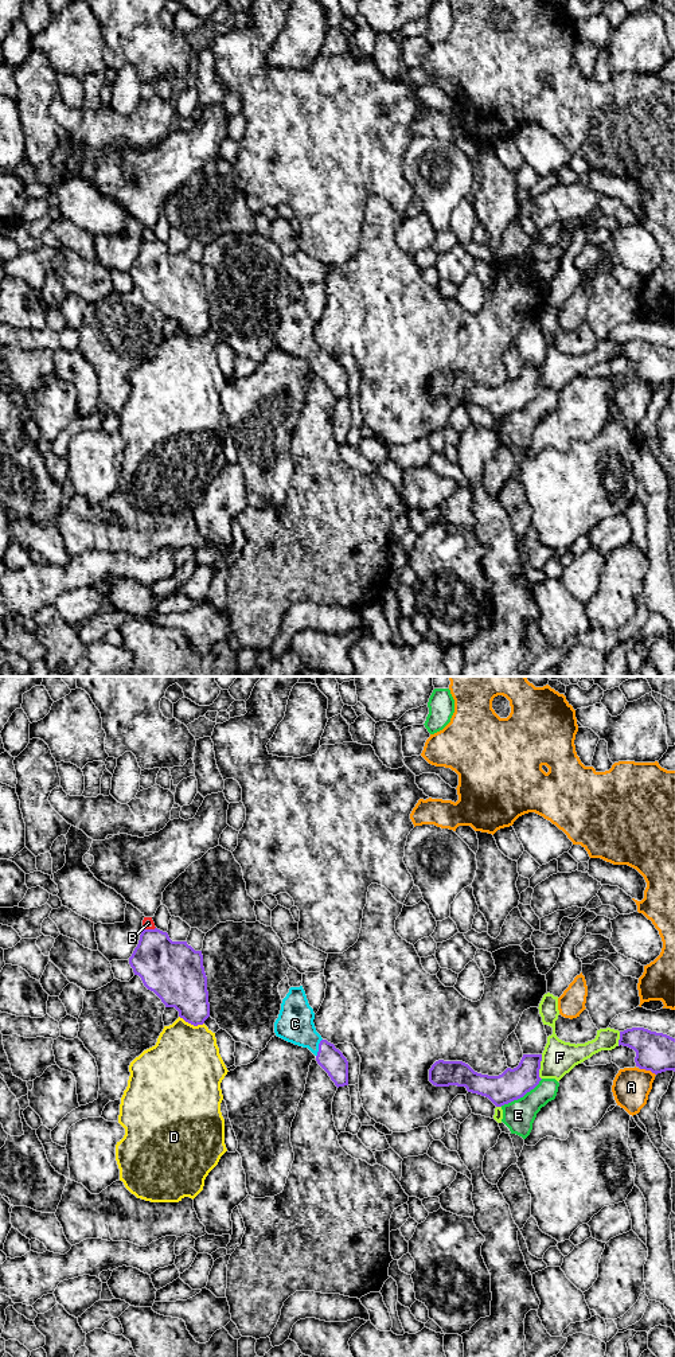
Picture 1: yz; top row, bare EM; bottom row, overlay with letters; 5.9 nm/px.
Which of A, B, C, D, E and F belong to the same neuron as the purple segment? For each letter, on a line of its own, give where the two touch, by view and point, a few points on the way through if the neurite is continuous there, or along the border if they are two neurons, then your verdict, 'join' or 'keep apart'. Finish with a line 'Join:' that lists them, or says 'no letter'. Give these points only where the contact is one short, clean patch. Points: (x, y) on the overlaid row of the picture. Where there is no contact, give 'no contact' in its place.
A: yz (648, 1069) | keep apart
B: yz (148, 929) | keep apart
C: yz (319, 1048) | across yz (328, 1057), (319, 1048), (295, 1024) | join
D: yz (191, 1024) | keep apart
E: yz (521, 1096) | keep apart
F: yz (539, 1067) | keep apart
Join: C

